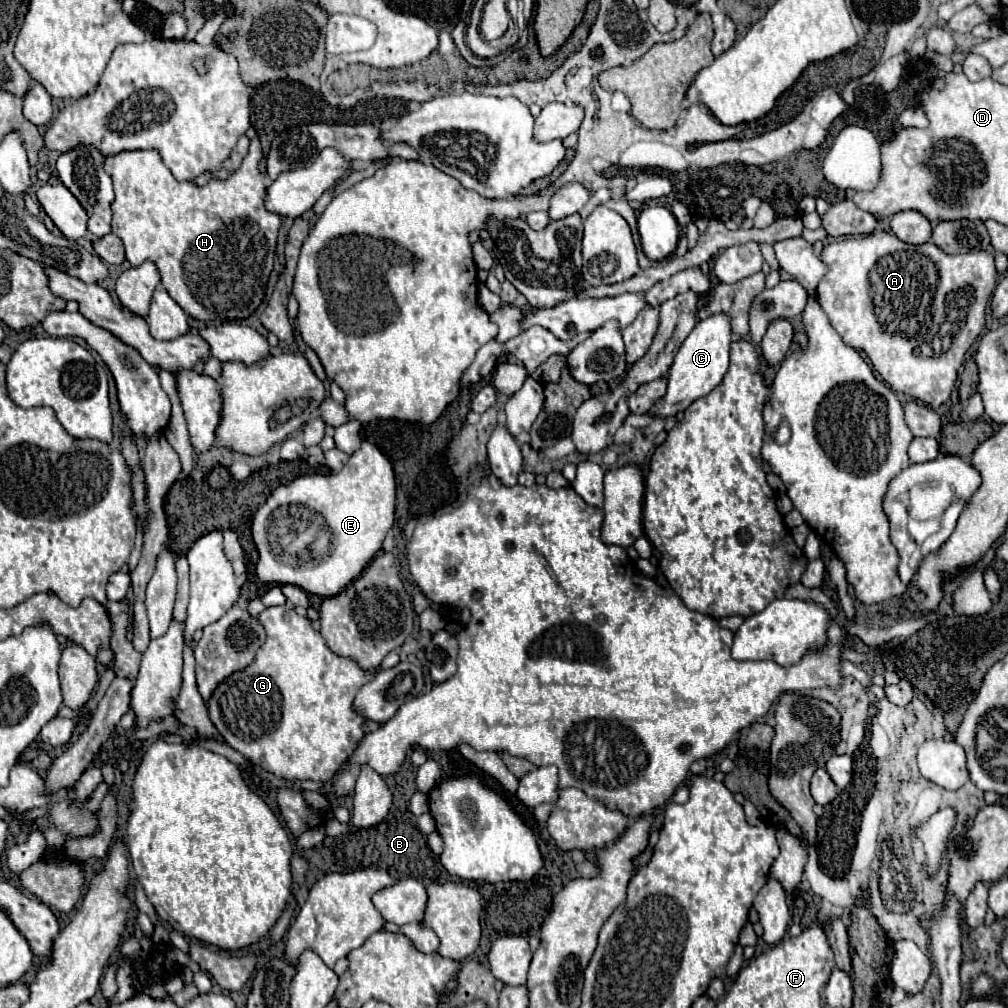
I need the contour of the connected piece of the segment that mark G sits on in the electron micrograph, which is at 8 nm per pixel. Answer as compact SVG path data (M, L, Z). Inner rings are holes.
M272 606L258 614L258 622L266 630L266 642L258 648L254 662L230 678L222 680L208 700L208 716L222 734L222 738L240 754L260 764L264 770L284 780L316 780L324 782L334 776L338 766L352 754L364 736L362 722L352 708L356 692L374 678L372 672L362 670L354 660L336 656L310 624L294 608Z

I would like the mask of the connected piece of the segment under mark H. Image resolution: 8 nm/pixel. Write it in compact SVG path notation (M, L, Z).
M254 138L242 166L228 180L210 180L202 188L192 182L178 182L162 164L156 150L122 152L106 158L104 162L106 174L110 174L114 184L112 234L124 242L126 260L130 266L140 266L144 260L154 262L168 294L188 316L200 322L244 320L254 314L264 300L266 284L272 272L280 216L264 208L266 178L258 170L260 158L262 146L260 140Z

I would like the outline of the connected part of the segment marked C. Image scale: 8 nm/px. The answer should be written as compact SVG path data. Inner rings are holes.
M712 314L700 320L686 338L686 342L682 344L682 348L678 350L668 374L668 392L662 400L654 404L652 412L658 418L670 418L676 416L680 410L686 410L694 400L712 392L728 372L730 344L732 344L732 324L728 314Z

